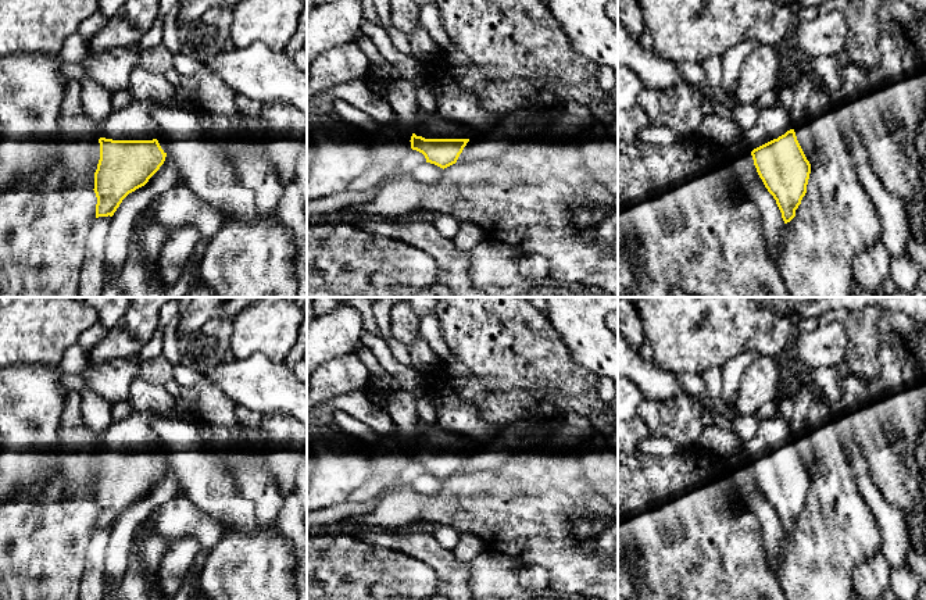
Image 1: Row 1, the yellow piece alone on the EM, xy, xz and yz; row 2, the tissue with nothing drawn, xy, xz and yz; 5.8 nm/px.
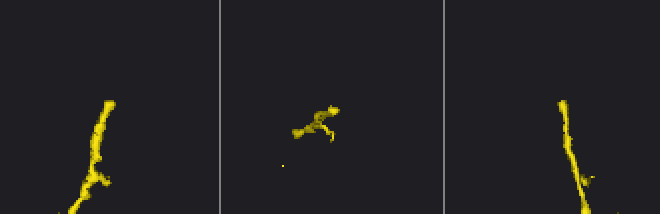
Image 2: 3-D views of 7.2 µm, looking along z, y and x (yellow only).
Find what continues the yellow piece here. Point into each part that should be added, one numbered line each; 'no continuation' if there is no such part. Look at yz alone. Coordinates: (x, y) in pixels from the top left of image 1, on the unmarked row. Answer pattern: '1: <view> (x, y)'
1: yz (773, 432)

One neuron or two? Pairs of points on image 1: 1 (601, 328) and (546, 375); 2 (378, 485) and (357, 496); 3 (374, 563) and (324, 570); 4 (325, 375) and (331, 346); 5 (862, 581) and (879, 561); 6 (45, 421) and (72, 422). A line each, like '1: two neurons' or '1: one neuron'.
1: two neurons
2: one neuron
3: one neuron
4: two neurons
5: one neuron
6: two neurons

